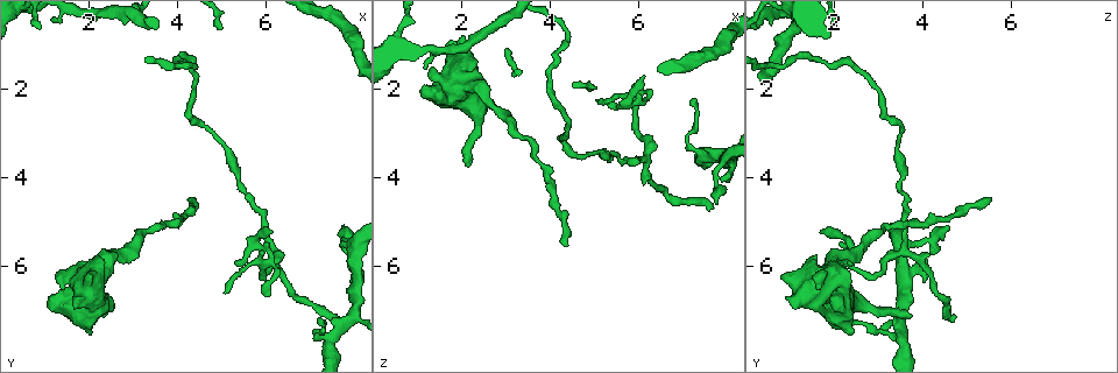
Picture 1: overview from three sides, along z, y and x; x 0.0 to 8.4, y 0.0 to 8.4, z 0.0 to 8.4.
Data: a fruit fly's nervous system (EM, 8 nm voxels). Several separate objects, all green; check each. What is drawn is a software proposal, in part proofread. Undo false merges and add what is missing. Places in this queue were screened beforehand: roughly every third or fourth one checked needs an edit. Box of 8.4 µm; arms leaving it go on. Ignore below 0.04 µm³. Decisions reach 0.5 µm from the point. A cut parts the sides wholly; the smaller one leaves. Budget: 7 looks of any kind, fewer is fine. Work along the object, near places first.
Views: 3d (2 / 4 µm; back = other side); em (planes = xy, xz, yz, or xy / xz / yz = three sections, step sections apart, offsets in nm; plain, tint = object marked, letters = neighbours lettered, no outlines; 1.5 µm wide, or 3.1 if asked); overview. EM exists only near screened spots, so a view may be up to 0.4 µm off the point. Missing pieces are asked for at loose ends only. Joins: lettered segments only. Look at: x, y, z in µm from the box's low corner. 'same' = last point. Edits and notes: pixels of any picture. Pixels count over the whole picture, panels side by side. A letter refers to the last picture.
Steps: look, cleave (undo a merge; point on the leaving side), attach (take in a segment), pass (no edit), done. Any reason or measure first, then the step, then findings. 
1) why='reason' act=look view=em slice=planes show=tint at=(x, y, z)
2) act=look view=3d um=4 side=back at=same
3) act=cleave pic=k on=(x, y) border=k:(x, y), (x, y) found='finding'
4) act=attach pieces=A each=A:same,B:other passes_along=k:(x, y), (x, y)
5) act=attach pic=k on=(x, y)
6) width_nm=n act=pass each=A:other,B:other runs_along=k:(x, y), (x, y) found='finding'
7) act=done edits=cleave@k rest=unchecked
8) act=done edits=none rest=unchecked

why='an open end' act=look view=em slice=planes show=letters at=(7.70, 7.20, 4.70)

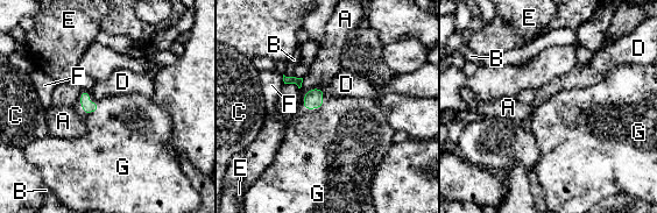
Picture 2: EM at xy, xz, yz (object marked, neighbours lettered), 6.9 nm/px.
act=attach pic=2 on=(114, 132) each=A:other,B:other,C:other,D:other,E:other,F:other,G:same passes_along=2:(87, 107), (84, 112), (114, 132) found='it goes on there'

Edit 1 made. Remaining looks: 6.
why='a narrow waist' act=look view=3d um=4 at=(3.50, 5.20, 3.10)

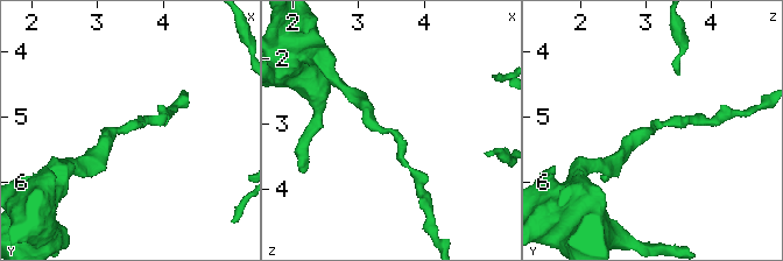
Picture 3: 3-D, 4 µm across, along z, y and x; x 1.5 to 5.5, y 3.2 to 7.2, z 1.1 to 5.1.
act=look view=em slice=planes show=letters at=(3.45, 5.20, 3.05)

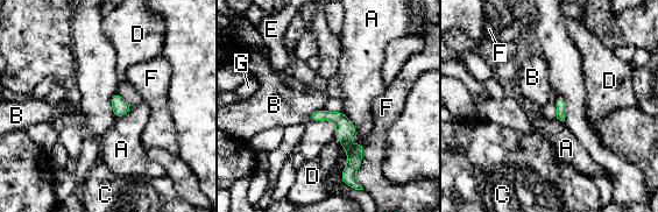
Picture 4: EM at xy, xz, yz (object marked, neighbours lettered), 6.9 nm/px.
width_nm=70 act=pass each=A:other,B:other,C:other,D:other,E:other,F:other,G:other border=4:(322, 108), (312, 112), (309, 119) found='continuous, no second cell'

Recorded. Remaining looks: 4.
act=look view=3d um=4 at=(7.25, 7.25, 2.25)

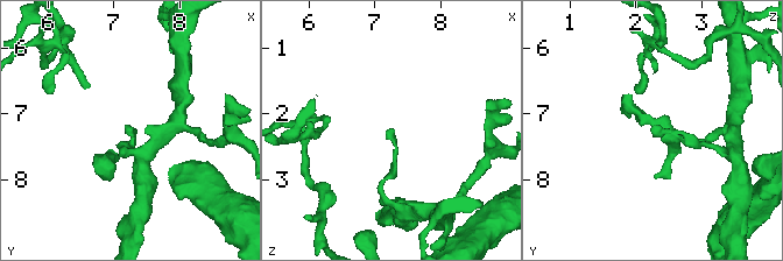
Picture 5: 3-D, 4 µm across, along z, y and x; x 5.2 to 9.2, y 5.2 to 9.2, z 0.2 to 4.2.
why='shape alone is not enough' act=look view=em slice=xz step=4 show=tint at=(7.30, 7.25, 2.20)

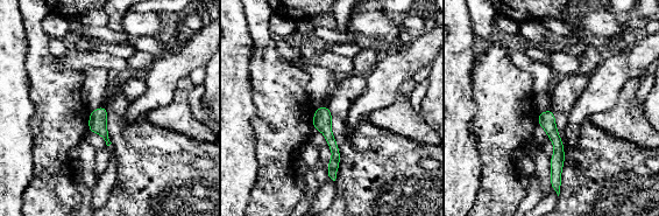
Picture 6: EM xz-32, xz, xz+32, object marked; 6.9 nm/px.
why='cut it another way' act=look view=em slice=planes show=letters at=same

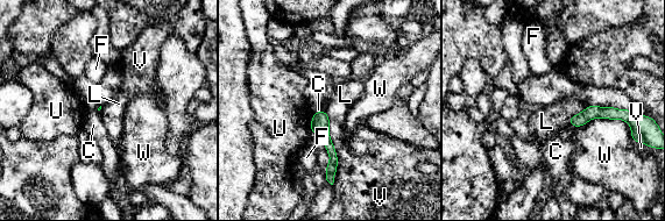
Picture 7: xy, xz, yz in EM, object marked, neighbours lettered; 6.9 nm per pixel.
act=pass each=C:other,F:other,L:other,U:other,V:other,W:other border=7:(323, 109), (329, 118), (330, 130) found='none of them fits'

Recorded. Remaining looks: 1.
act=done edits=attach@2 rest=unchecked

